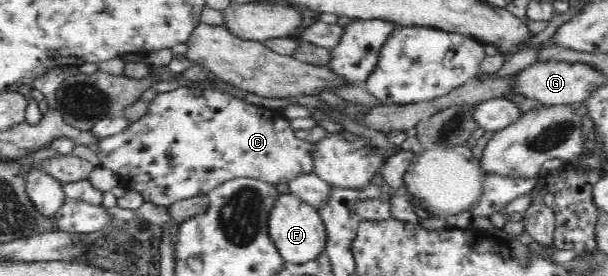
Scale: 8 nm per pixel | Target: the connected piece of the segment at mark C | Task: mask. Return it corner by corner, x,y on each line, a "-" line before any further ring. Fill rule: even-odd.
179,88
175,91
167,91
167,93
159,93
153,101
149,103
149,109
141,119
134,121
121,133
104,137
94,147
101,166
114,171
119,176
120,185
126,190
138,191
147,203
153,205
163,205
168,208
180,199
207,195
212,189
220,186
222,183
235,178
255,178
264,181
265,183
273,184
289,183
291,179
299,177
299,175
309,175
313,173
313,151
315,151
315,142
305,141
295,136
294,130
290,126
290,120
286,117
277,117
271,108
261,108
253,104
245,102
245,99
240,99
231,96
227,92
211,89
191,89

